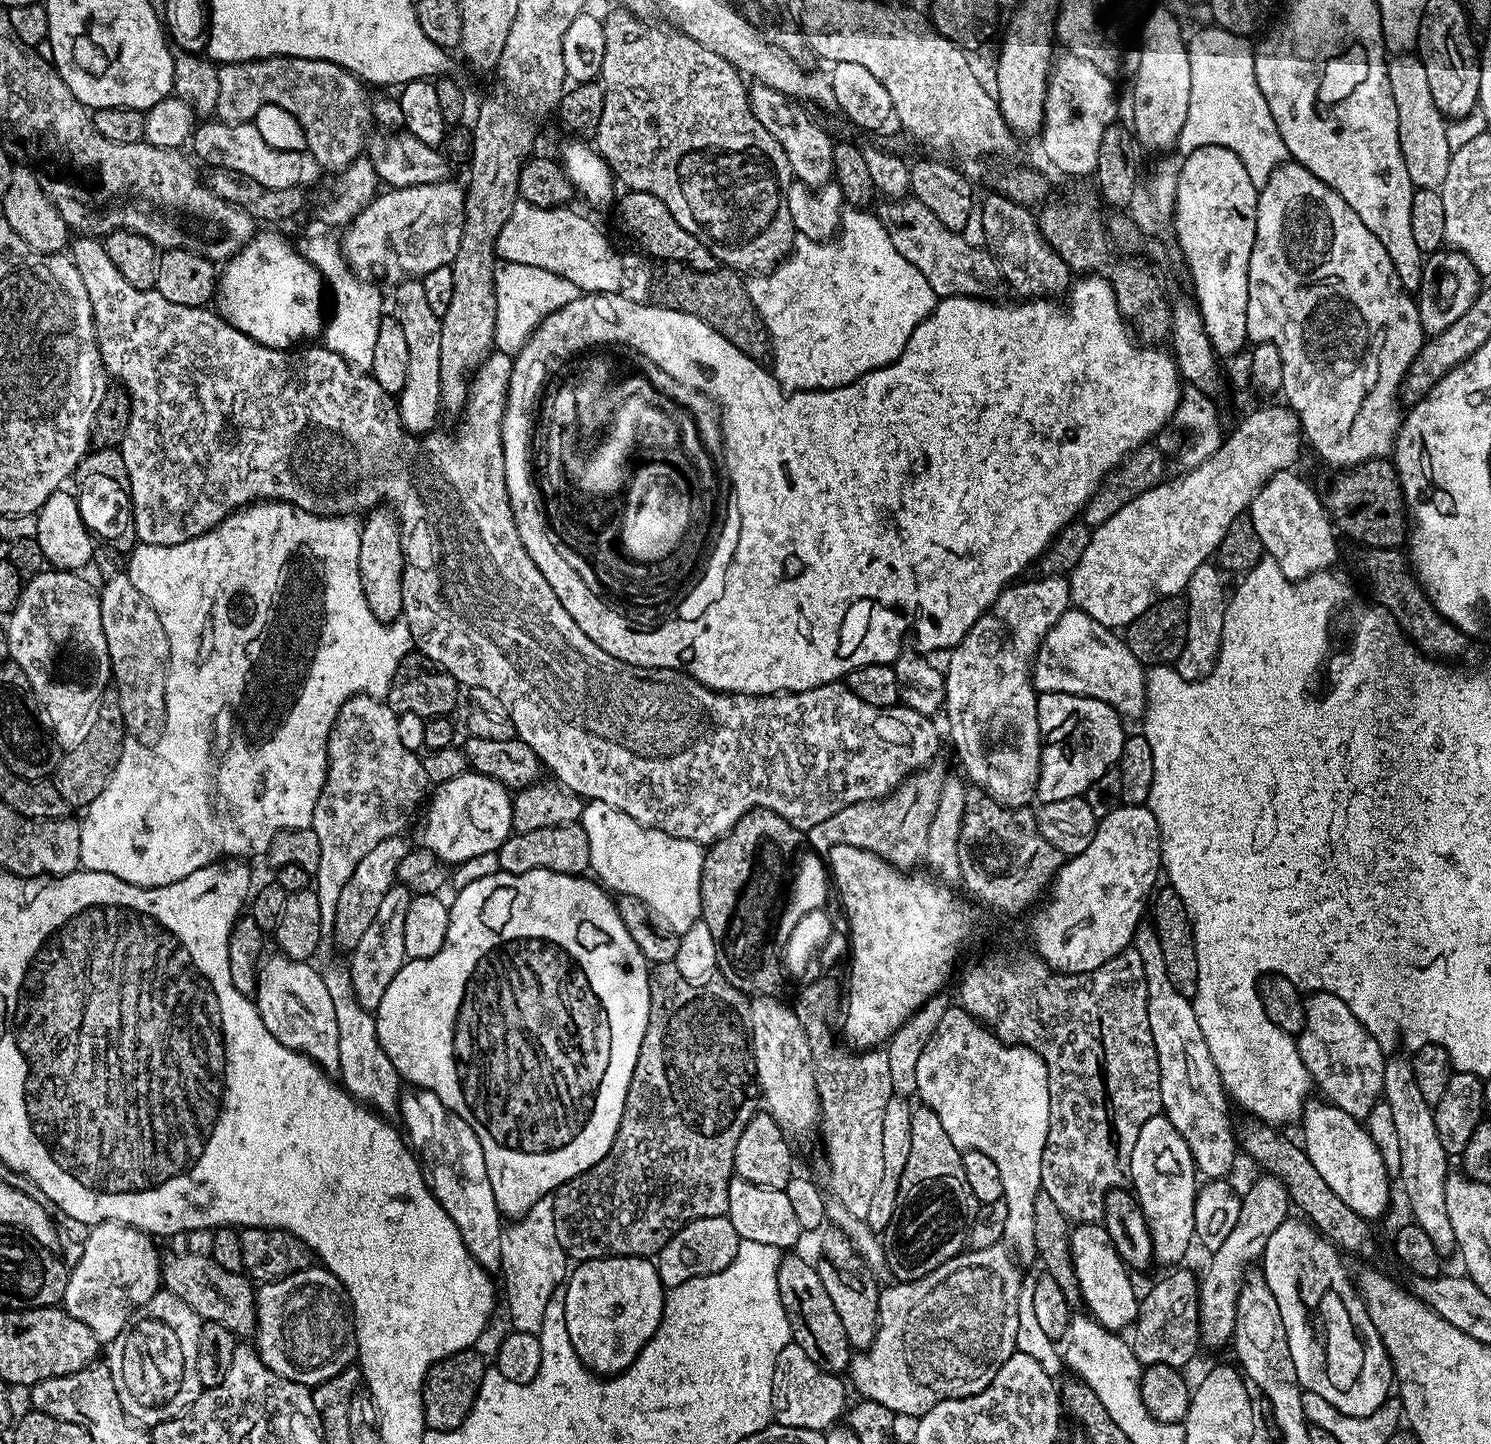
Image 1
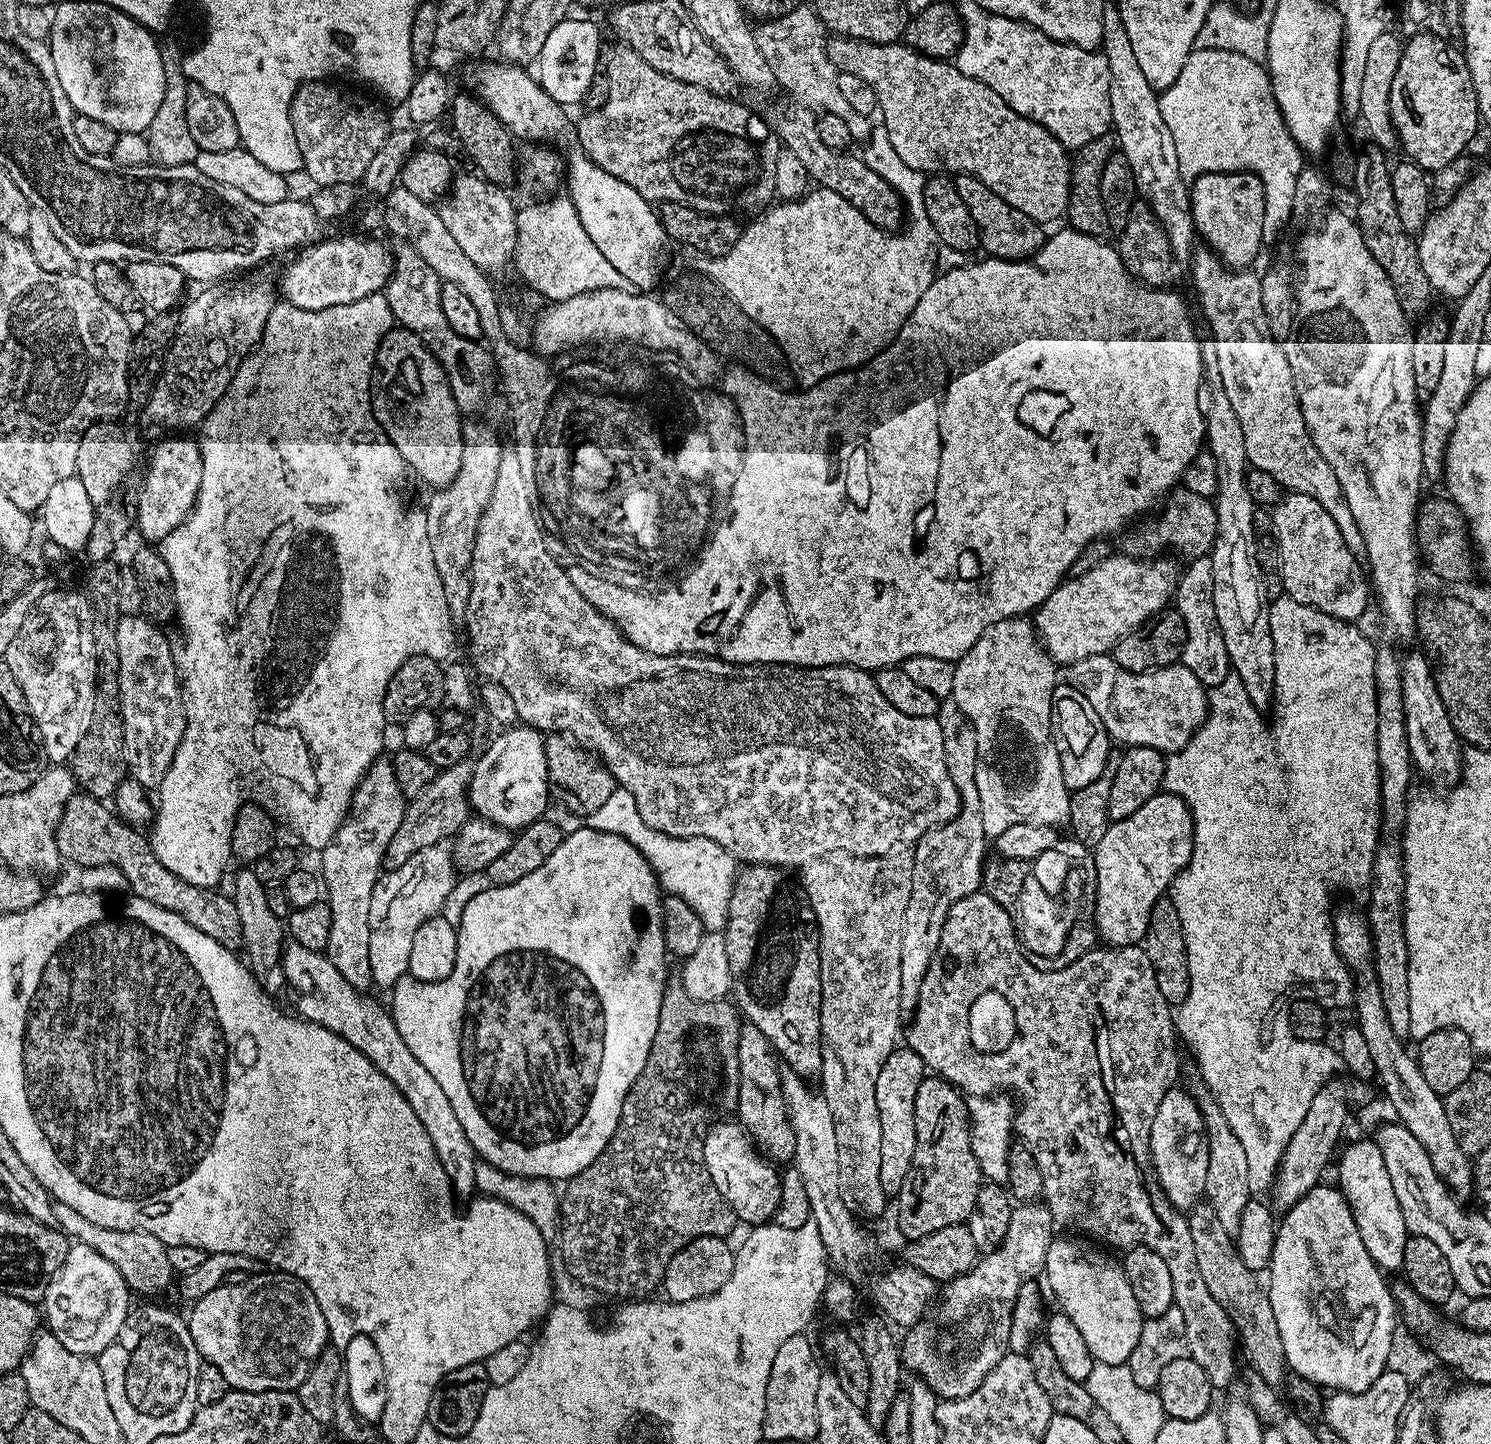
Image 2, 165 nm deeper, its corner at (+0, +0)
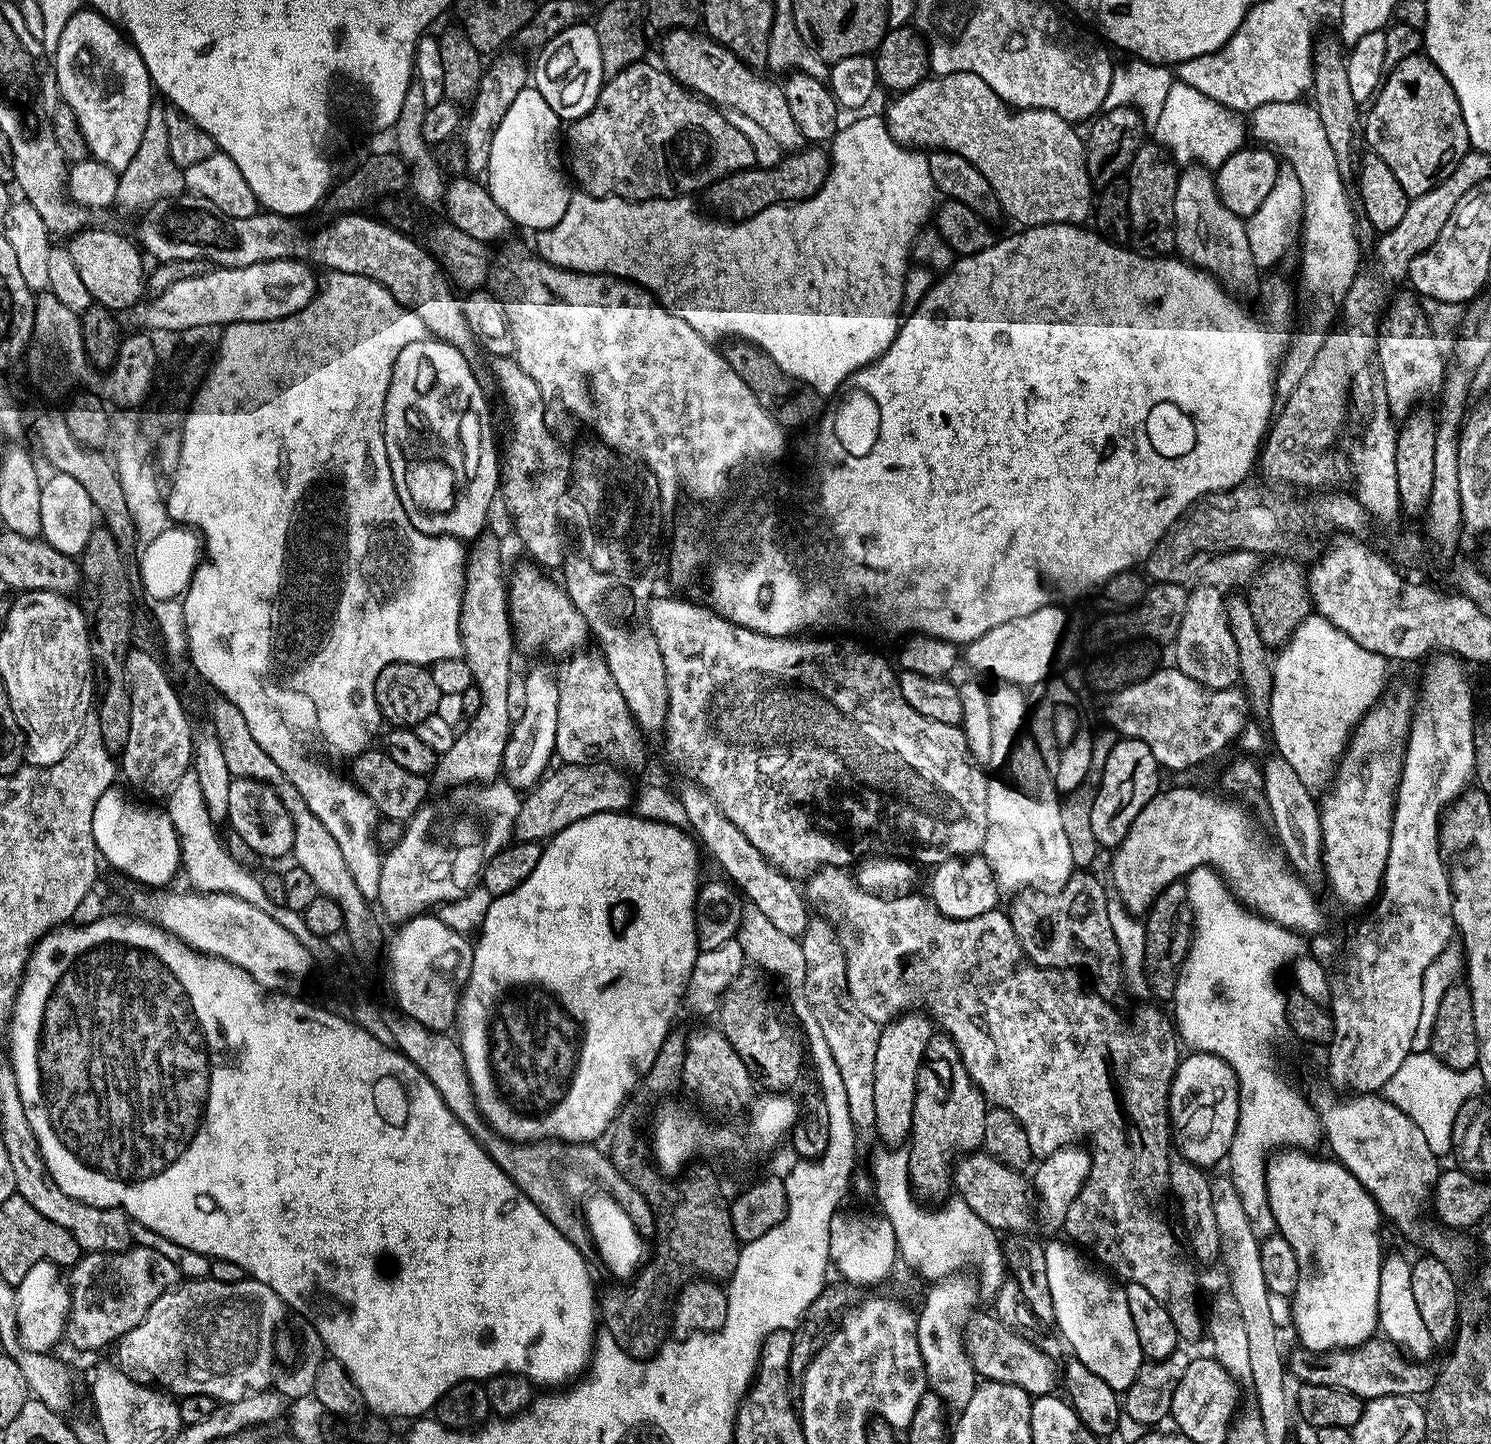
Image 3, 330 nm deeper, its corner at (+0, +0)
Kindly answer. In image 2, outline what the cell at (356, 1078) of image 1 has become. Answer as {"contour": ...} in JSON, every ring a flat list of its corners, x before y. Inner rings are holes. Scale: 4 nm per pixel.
{"contour":[[377,758,360,779,348,815,340,823,336,837,323,845,321,852,324,853,318,867,326,889,326,902,332,911,327,958,334,962,338,974,362,993,373,987,370,974,370,898,385,867,390,838,394,838,398,826,402,826,406,807,406,793,400,788,395,763,384,759]]}

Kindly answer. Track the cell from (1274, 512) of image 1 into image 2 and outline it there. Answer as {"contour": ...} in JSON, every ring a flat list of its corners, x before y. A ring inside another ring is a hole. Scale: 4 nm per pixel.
{"contour":[[1289,491,1275,501,1270,519,1271,535,1276,537,1278,563,1284,569,1279,579,1290,581,1299,601,1306,606,1317,608,1339,620,1359,621,1359,616,1368,608,1370,580,1361,561,1346,546,1342,534,1338,534,1334,518,1330,518,1330,514,1326,514,1326,510,1322,510,1314,498]]}

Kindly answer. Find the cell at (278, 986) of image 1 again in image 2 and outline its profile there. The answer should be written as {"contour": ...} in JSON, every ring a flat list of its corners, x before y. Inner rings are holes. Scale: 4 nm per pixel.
{"contour":[[248,866,241,868,244,869,238,871,234,878,232,897,242,924,242,950,248,953,246,958,253,976,261,980,266,992,276,994,286,984,283,969,279,966,286,940,284,926,281,919,270,910,266,900,267,885,258,881,255,869]]}

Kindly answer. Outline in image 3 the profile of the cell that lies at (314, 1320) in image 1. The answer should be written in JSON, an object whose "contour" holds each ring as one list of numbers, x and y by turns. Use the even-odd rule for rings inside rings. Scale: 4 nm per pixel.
{"contour":[[211,1278,205,1279,189,1279,187,1282,180,1282,177,1286,169,1289,161,1294,161,1296,149,1308,149,1312,138,1326,134,1326,129,1333,121,1337,115,1345,116,1356,119,1367,129,1374,136,1374,141,1368,144,1372,149,1372,156,1380,168,1384,167,1391,173,1397,183,1398,185,1396,209,1396,218,1402,227,1402,229,1400,240,1400,243,1396,248,1396,252,1392,265,1391,273,1383,274,1371,272,1372,272,1363,276,1360,276,1331,280,1328,280,1323,284,1320,284,1312,286,1313,286,1305,284,1299,278,1294,274,1294,274,1290,270,1290,270,1286,266,1286,262,1282,251,1278,245,1278,231,1284,230,1282,220,1282]]}

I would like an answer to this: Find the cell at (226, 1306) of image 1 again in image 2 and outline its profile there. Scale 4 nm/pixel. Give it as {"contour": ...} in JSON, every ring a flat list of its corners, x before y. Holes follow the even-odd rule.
{"contour":[[56,1204,55,1209,56,1224,60,1231,75,1243,90,1246,92,1250,98,1250,98,1254,102,1254,102,1258,114,1262,114,1266,118,1266,122,1278,126,1278,128,1287,133,1293,142,1292,146,1298,156,1298,159,1292,166,1291,171,1284,173,1287,174,1269,170,1264,170,1259,167,1258,169,1245,154,1238,154,1234,143,1232,137,1228,134,1230,110,1230,106,1226,98,1226,94,1222,90,1222,90,1218,82,1218,82,1214,78,1214,78,1210,70,1210,70,1206,65,1204]]}

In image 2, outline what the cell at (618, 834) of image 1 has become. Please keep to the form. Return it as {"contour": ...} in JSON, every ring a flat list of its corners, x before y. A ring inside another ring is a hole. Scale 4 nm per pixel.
{"contour":[[616,787,614,794,594,814,586,818,587,827,599,832,618,834,626,838,646,858,660,881,660,887,667,895,682,898,698,918,702,918,705,933,723,933,726,918,730,910,730,894,736,881,738,861,718,842,710,842,710,838,674,838,646,826,644,816,634,802,634,794,630,790]]}

